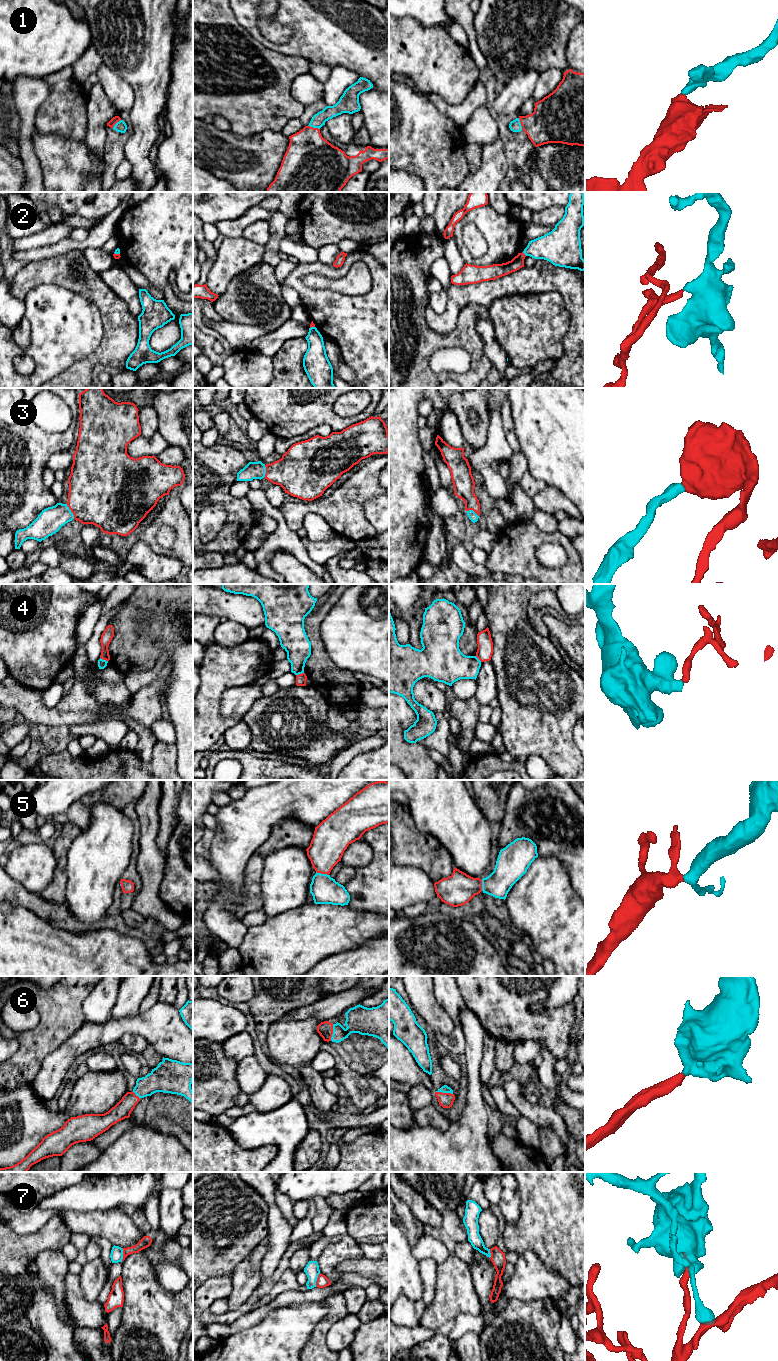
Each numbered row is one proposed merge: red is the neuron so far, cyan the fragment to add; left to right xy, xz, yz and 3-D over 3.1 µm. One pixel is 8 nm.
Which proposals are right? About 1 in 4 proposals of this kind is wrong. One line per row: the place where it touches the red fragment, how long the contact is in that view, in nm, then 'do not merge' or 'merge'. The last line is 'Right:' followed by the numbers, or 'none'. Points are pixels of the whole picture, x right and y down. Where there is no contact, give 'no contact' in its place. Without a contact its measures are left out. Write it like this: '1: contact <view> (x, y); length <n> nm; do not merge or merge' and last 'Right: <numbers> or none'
1: contact xz (314, 128); length 100 nm; merge
2: contact yz (523, 253); length 50 nm; do not merge
3: contact xy (71, 511); length 140 nm; merge
4: contact xy (104, 659); length 70 nm; do not merge
5: contact xz (322, 873); length 110 nm; merge
6: contact xz (332, 1032); length 140 nm; merge
7: contact xy (123, 1255); length 110 nm; do not merge
Right: 1, 3, 5, 6

